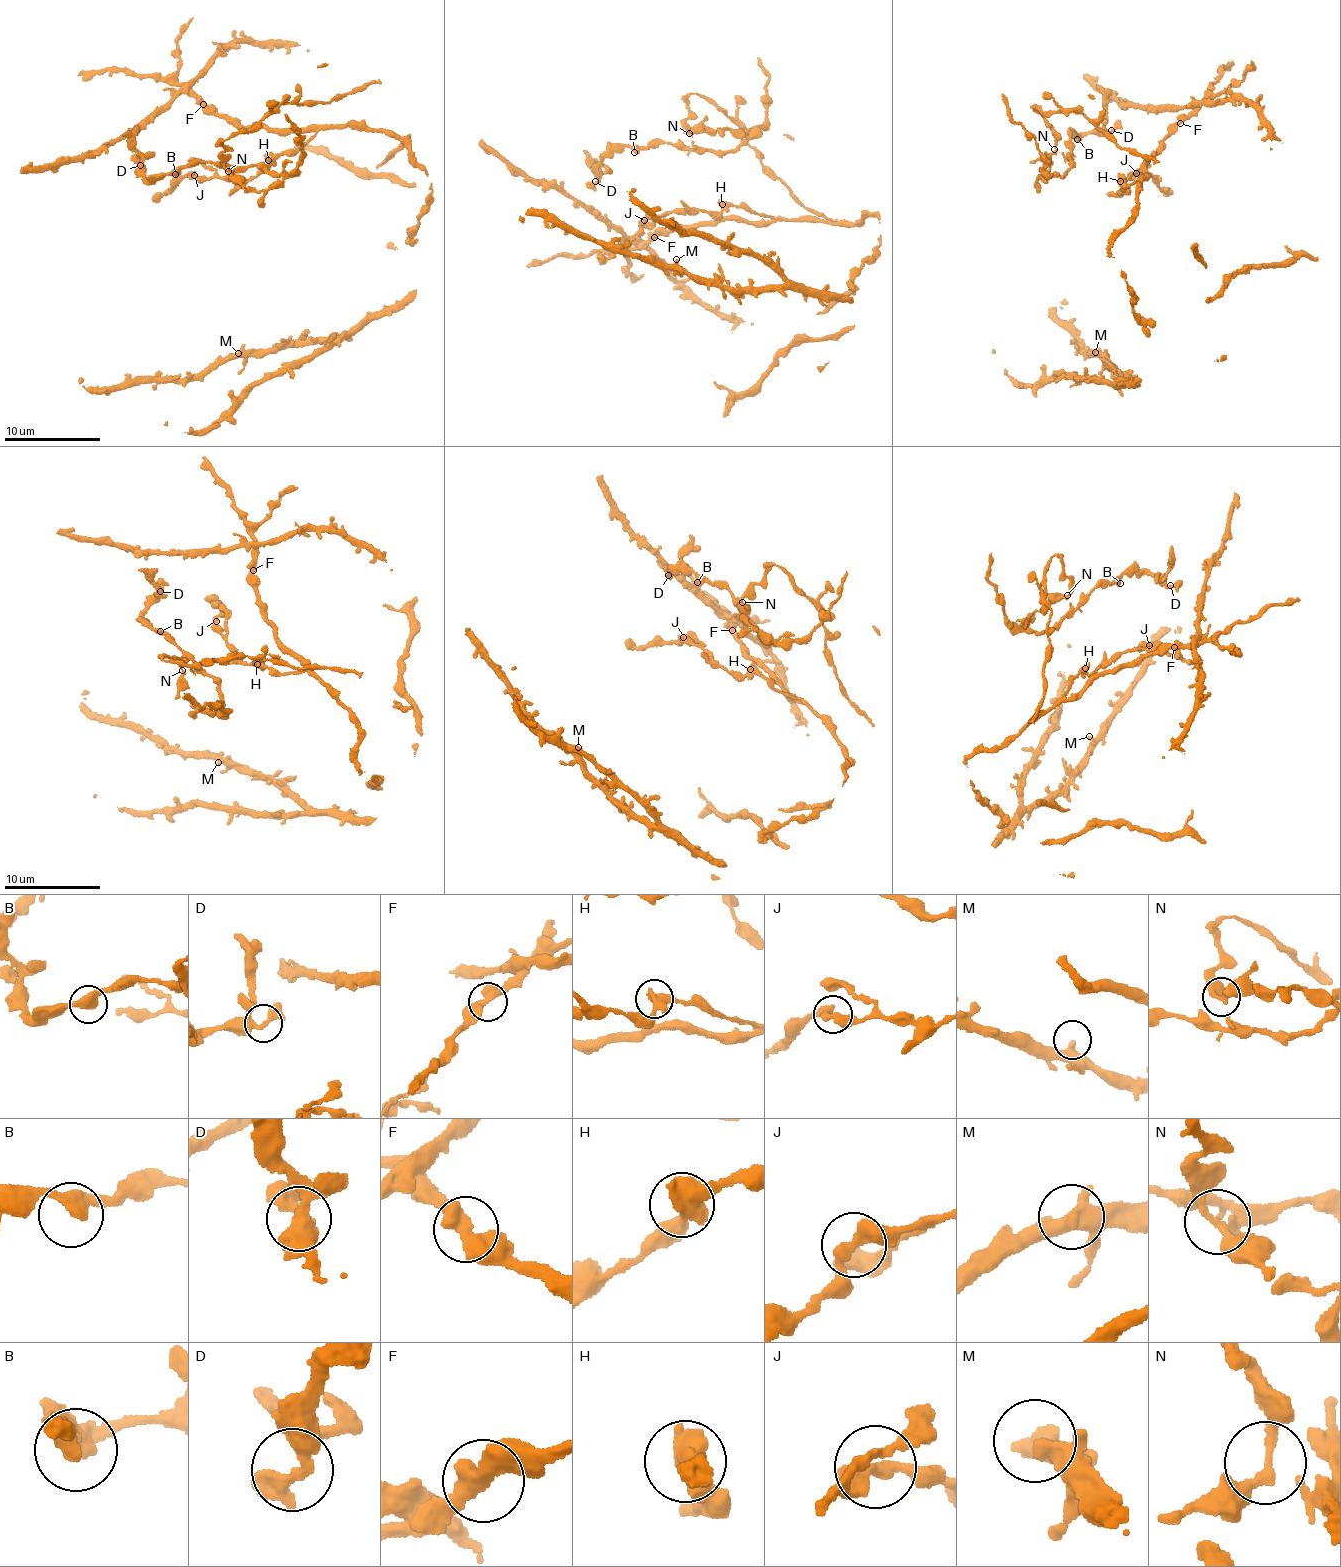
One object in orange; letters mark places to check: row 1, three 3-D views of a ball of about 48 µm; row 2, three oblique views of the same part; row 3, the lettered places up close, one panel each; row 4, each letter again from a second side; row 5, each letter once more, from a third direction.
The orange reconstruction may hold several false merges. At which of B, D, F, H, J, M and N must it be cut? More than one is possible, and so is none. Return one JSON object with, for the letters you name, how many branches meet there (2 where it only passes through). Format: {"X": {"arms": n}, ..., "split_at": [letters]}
{"split_at": []}

